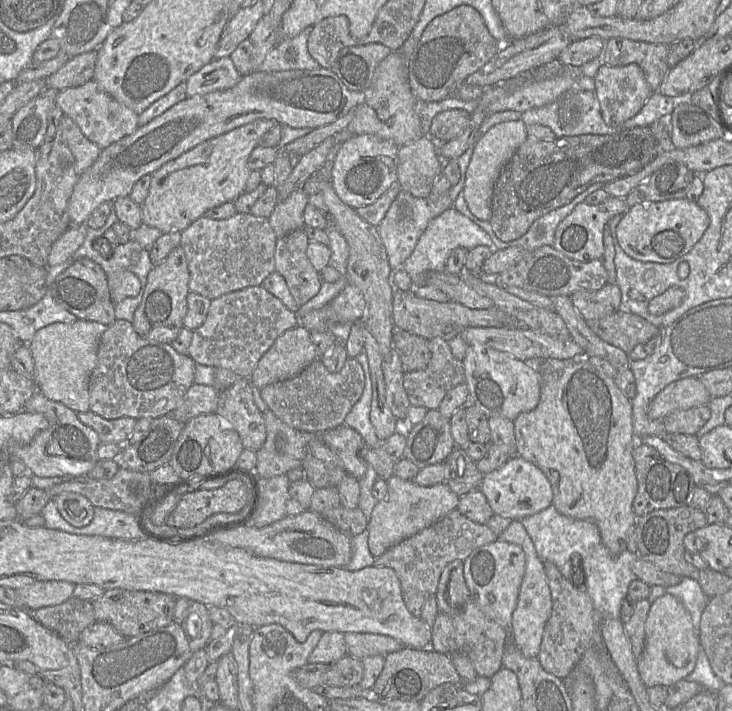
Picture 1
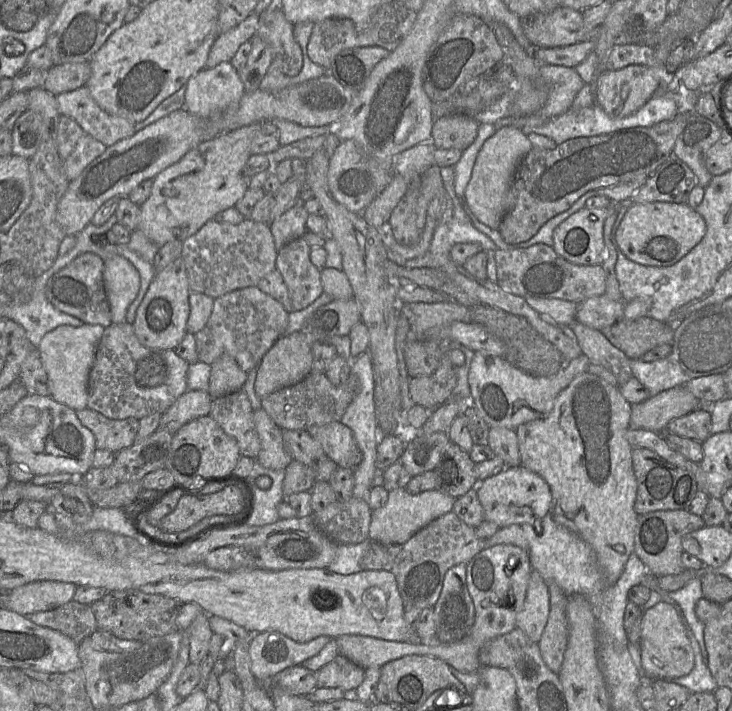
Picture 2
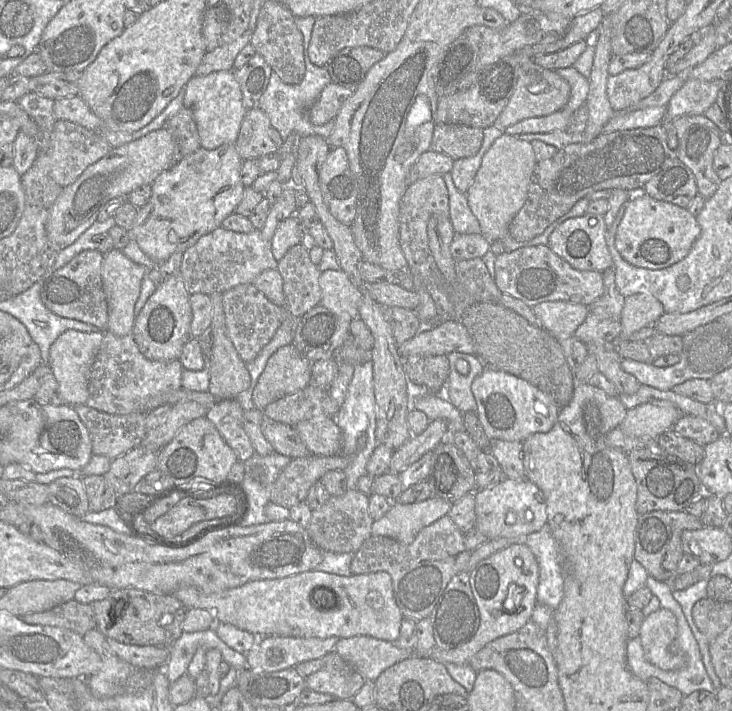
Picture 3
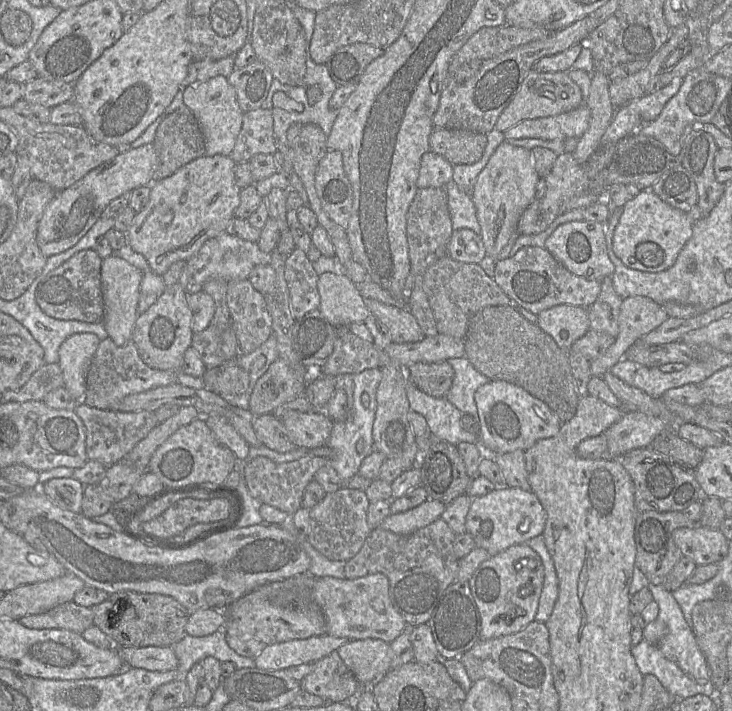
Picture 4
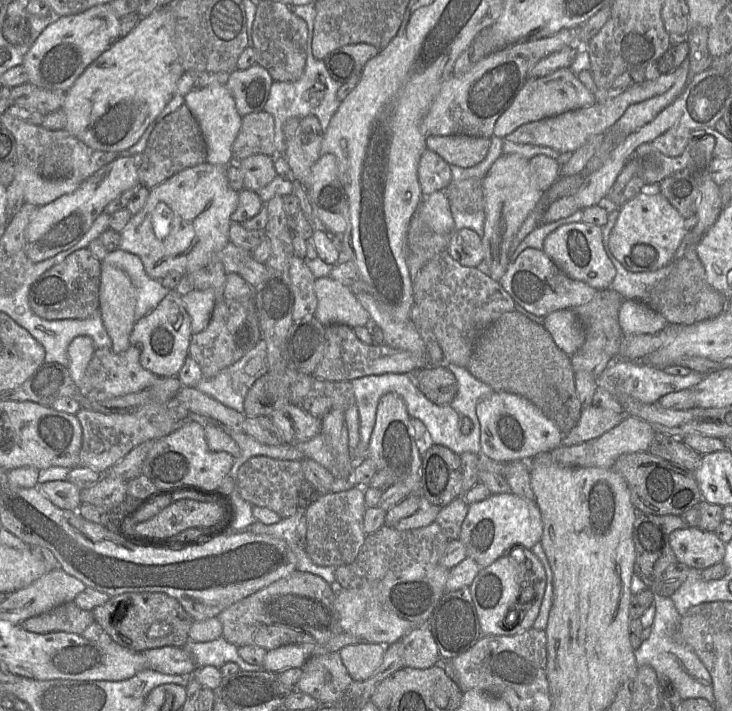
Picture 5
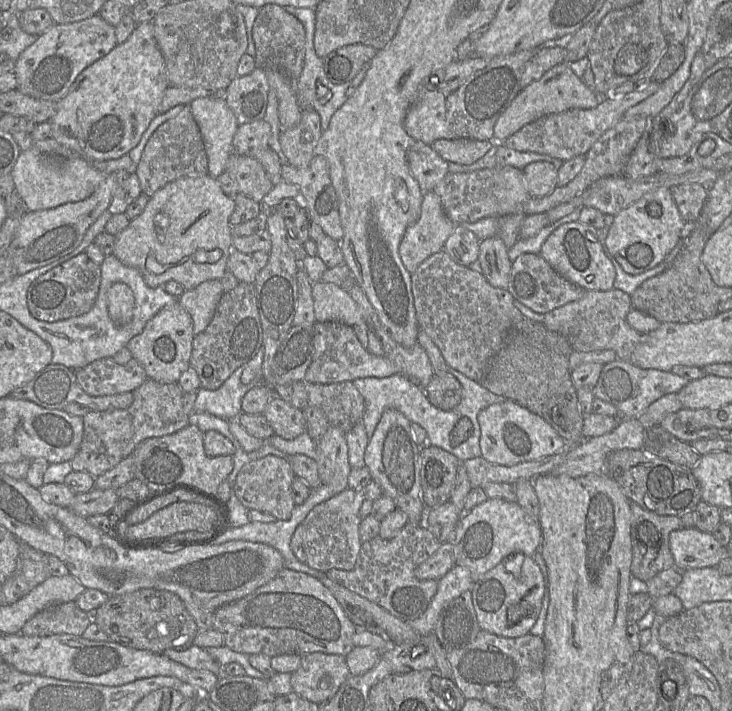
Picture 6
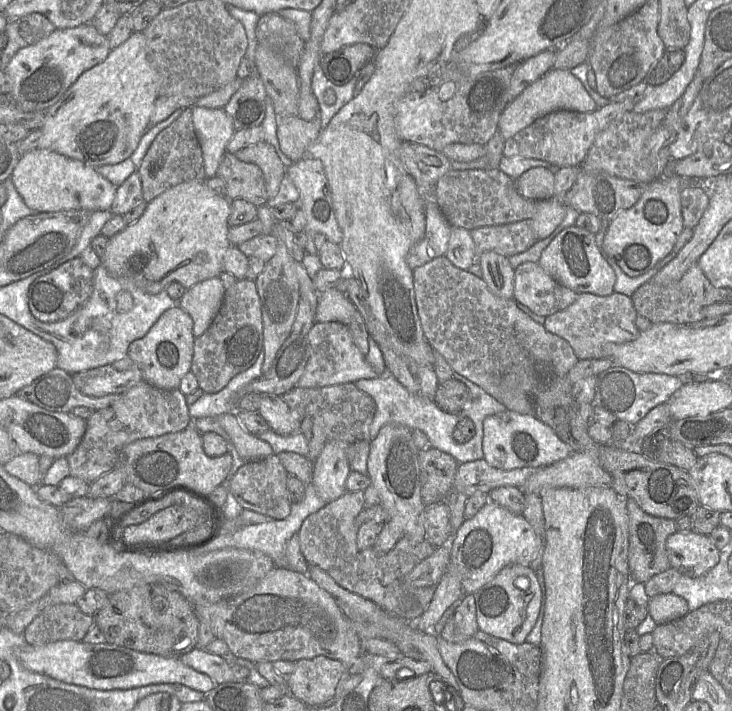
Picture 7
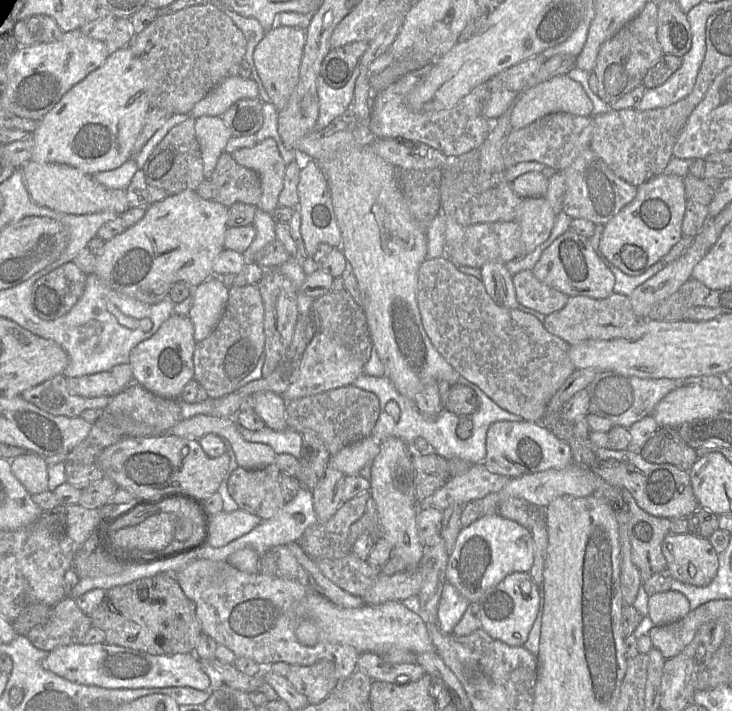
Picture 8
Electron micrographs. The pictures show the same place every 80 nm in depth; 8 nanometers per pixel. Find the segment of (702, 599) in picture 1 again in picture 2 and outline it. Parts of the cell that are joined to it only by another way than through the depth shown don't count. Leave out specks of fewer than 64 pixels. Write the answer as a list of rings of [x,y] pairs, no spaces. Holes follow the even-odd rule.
[[[694,578],[681,589],[669,592],[669,596],[680,606],[681,616],[687,628],[693,632],[702,658],[708,666],[708,654],[704,642],[704,623],[698,619],[695,613],[697,601],[703,598],[700,578]]]

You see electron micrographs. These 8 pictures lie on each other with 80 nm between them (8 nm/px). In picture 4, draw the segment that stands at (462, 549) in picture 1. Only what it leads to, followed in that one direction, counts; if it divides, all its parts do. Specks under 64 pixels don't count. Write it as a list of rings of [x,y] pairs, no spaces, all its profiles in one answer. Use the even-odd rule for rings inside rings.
[[[441,518],[417,531],[400,535],[382,528],[371,530],[358,553],[344,566],[344,579],[382,573],[389,580],[389,597],[407,625],[427,623],[444,591],[456,580],[459,562],[453,544],[456,534]]]

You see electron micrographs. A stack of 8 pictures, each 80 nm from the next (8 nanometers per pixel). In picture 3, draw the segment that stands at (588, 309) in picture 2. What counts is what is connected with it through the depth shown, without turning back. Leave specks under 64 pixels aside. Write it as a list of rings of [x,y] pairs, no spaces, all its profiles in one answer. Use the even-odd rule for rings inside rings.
[[[588,313],[584,322],[577,328],[574,335],[584,344],[605,345],[616,339],[621,332],[620,321],[599,319]]]

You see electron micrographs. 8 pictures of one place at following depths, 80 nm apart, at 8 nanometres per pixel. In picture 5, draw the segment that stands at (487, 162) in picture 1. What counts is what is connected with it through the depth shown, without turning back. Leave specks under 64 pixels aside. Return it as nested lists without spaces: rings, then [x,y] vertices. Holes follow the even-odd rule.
[[[502,154],[482,179],[485,213],[483,261],[489,265],[489,276],[497,282],[503,277],[510,263],[508,252],[518,230],[529,214],[542,205],[543,193],[535,182],[529,164],[529,160],[519,155]]]

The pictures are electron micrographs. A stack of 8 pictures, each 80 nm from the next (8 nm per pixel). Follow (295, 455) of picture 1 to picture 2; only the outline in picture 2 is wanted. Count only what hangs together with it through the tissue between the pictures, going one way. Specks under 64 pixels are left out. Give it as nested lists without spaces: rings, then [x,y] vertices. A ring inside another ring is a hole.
[[[264,409],[254,411],[253,419],[261,442],[261,450],[256,460],[265,468],[286,469],[293,459],[285,450],[282,429]]]

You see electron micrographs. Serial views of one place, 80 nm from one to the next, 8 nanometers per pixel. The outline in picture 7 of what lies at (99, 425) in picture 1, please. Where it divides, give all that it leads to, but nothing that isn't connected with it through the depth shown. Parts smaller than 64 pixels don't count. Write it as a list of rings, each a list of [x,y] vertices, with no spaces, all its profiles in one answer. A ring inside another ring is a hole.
[[[146,381],[122,393],[112,405],[99,409],[86,420],[85,434],[77,448],[67,456],[70,475],[91,484],[114,469],[121,450],[143,438],[178,432],[192,426],[186,396],[179,388],[160,389]]]

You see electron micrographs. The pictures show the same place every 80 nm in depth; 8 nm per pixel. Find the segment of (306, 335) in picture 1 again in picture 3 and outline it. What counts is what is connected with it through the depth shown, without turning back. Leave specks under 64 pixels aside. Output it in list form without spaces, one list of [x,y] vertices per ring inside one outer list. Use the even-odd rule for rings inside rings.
[[[290,343],[280,347],[268,359],[252,393],[256,409],[264,408],[289,394],[308,386],[311,378],[311,362]]]

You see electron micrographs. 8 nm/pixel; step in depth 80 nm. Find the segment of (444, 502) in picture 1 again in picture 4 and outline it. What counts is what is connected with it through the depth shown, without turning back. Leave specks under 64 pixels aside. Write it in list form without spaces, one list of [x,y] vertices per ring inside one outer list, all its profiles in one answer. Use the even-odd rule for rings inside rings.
[[[427,499],[408,511],[388,515],[378,528],[400,535],[408,535],[436,521],[441,517],[445,508],[446,505],[442,502]]]

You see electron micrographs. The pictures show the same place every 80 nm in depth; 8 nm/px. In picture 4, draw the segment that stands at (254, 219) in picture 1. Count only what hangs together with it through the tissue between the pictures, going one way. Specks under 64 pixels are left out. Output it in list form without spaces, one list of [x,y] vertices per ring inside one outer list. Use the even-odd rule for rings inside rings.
[[[223,232],[206,240],[201,248],[185,261],[178,282],[186,294],[194,294],[201,291],[204,283],[213,278],[225,282],[246,280],[253,268],[258,265],[269,265],[270,261],[271,254],[261,251],[257,242],[247,241]]]

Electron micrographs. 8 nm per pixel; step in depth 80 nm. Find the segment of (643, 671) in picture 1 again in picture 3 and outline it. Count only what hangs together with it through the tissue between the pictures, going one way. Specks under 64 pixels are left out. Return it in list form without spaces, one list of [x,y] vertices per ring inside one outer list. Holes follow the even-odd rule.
[[[661,607],[645,617],[639,636],[645,658],[654,666],[667,671],[685,666],[683,654],[670,652],[670,645],[677,636],[676,617],[670,610]]]

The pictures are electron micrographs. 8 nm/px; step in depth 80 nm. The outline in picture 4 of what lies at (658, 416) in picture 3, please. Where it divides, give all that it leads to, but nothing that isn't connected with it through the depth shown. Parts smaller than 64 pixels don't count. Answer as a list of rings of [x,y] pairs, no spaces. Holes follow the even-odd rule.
[[[624,411],[622,418],[602,434],[606,437],[610,459],[619,459],[633,449],[650,447],[653,439],[666,428],[657,417],[639,411]]]

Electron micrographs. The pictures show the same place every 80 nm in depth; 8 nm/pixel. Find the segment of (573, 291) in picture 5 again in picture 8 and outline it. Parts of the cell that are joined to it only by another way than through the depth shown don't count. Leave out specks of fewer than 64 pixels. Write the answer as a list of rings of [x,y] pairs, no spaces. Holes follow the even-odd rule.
[[[532,270],[513,276],[516,299],[521,305],[547,316],[562,309],[569,296],[540,282]]]

